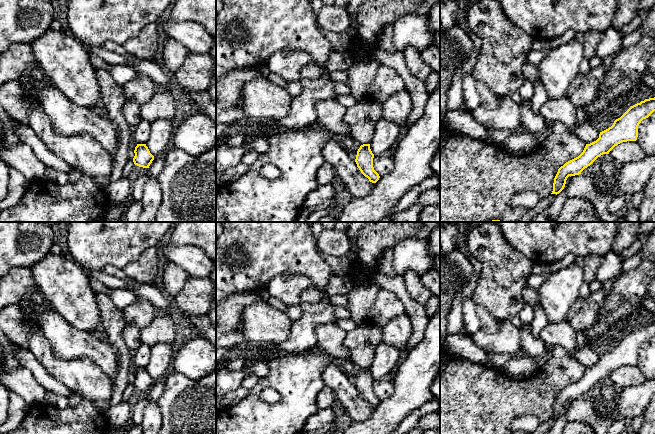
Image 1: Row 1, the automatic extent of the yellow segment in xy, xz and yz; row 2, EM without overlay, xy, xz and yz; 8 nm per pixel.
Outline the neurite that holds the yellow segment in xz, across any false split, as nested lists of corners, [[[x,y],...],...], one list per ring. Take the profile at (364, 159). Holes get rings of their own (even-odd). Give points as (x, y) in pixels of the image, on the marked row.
[[[363,144],[357,151],[355,162],[361,173],[369,179],[370,182],[376,183],[380,176],[373,167],[374,154],[370,149],[370,144]]]

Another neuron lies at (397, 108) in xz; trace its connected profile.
[[[405,89],[388,98],[382,105],[382,118],[406,128],[407,118],[412,110],[412,99]]]

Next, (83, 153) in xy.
[[[37,105],[29,107],[28,126],[46,147],[63,159],[72,169],[96,179],[110,179],[113,170],[113,154],[87,134],[63,135],[53,130],[52,121]]]

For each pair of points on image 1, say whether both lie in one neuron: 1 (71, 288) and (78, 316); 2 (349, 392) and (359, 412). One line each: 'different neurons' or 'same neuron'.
1: same neuron
2: same neuron

